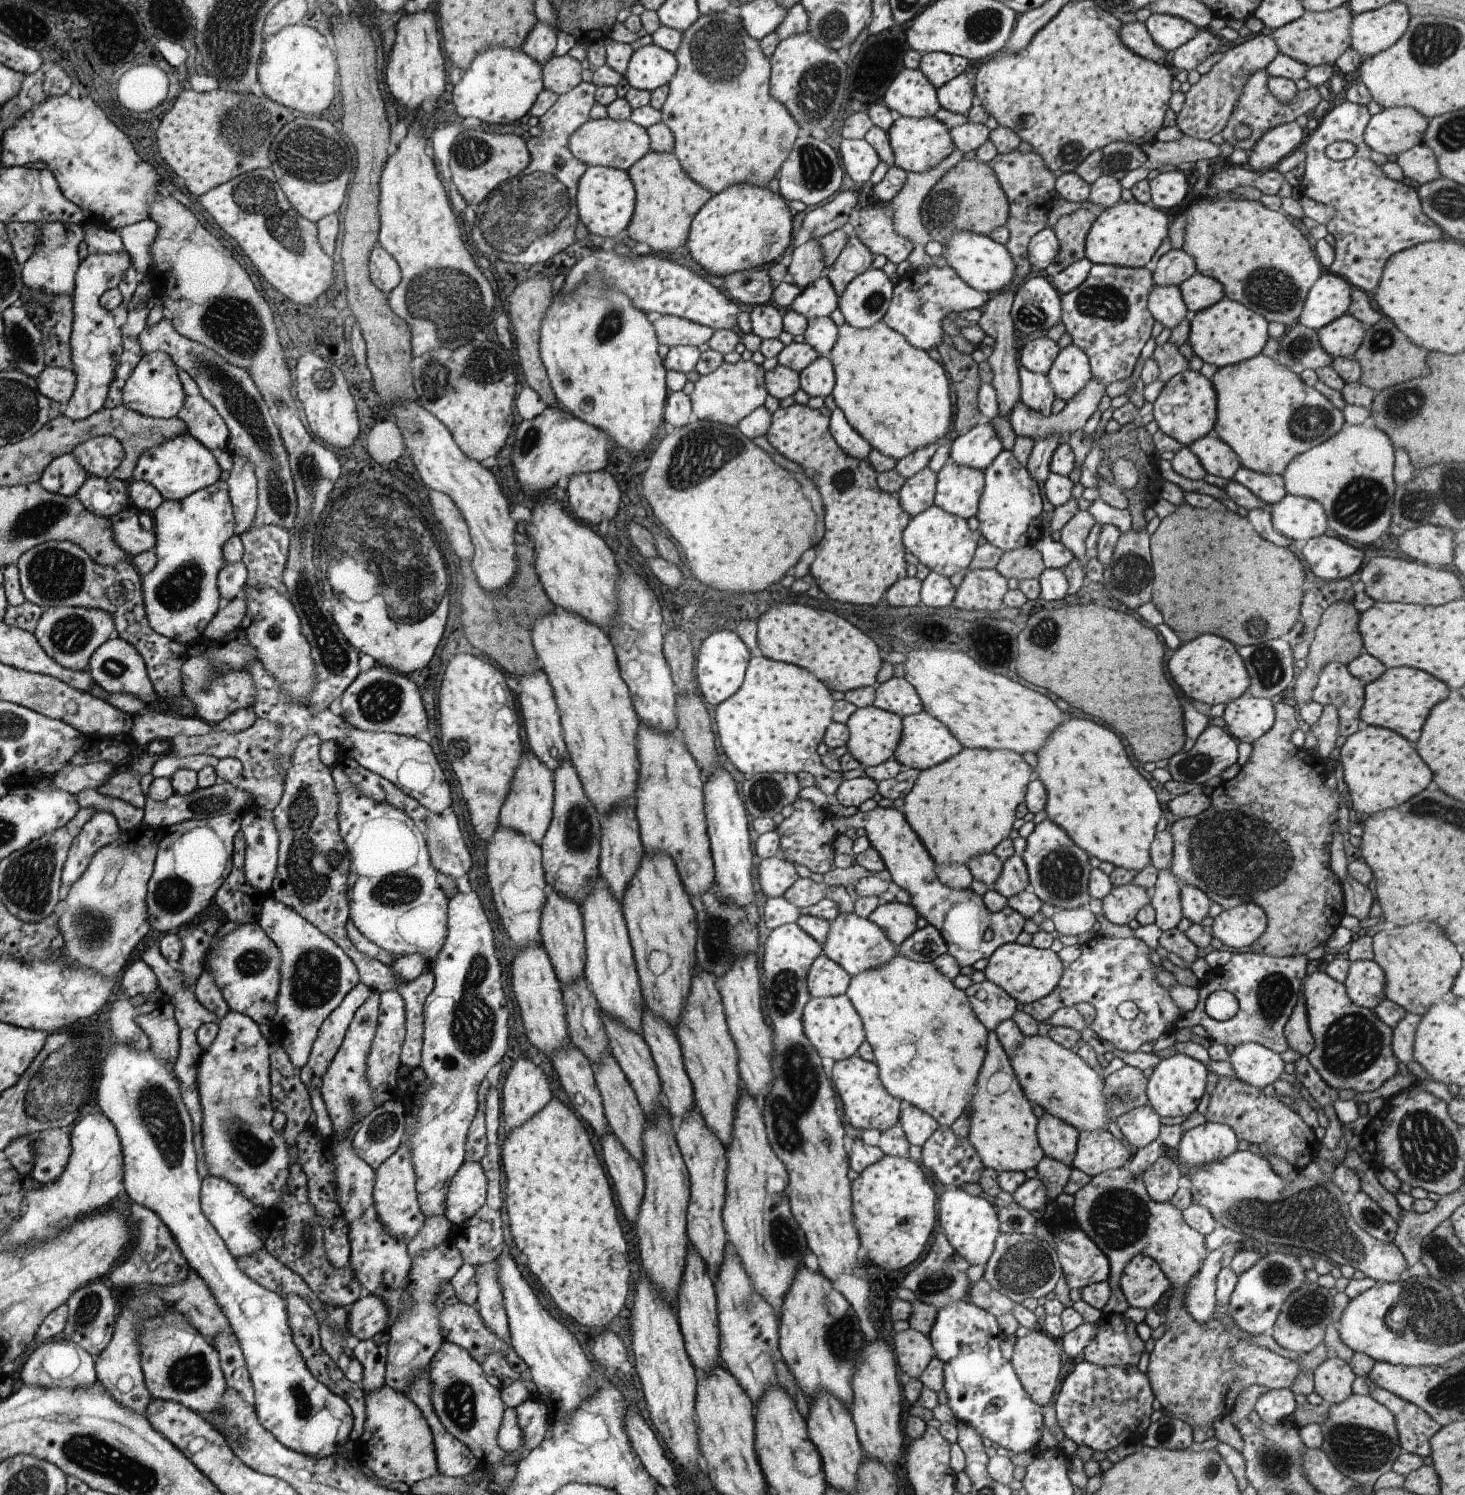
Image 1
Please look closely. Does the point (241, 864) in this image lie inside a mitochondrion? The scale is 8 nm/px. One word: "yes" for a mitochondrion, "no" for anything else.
no

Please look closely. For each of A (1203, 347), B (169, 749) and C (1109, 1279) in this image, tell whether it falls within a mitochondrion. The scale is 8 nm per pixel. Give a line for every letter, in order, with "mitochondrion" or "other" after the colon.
A: other
B: other
C: other

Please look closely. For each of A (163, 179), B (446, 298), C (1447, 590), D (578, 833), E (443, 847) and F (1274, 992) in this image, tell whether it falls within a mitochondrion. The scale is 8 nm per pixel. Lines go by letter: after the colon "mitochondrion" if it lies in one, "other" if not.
A: other
B: mitochondrion
C: other
D: mitochondrion
E: mitochondrion
F: mitochondrion

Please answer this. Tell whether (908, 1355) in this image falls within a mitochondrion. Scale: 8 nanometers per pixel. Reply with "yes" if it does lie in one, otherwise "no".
no

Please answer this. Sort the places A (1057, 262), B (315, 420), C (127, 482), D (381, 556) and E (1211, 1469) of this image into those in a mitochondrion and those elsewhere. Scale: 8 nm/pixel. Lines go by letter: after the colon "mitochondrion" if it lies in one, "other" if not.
A: other
B: other
C: other
D: mitochondrion
E: mitochondrion

